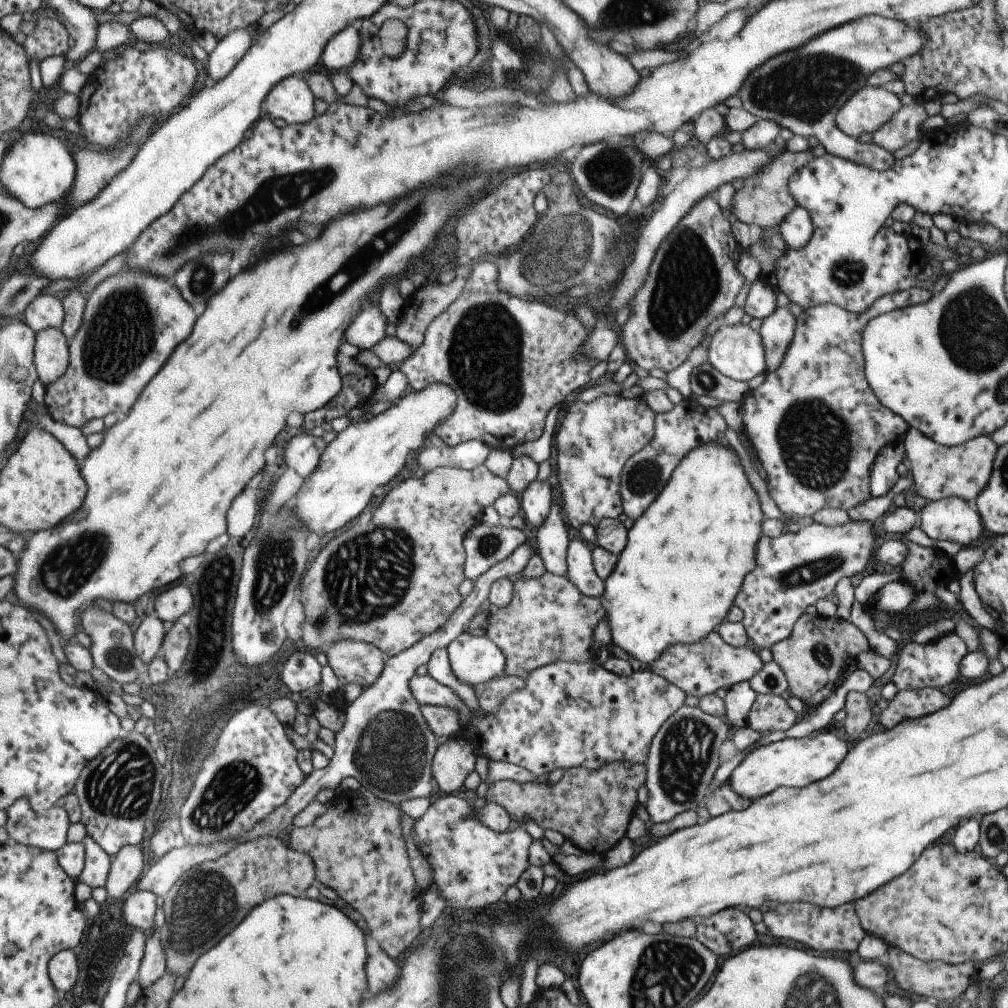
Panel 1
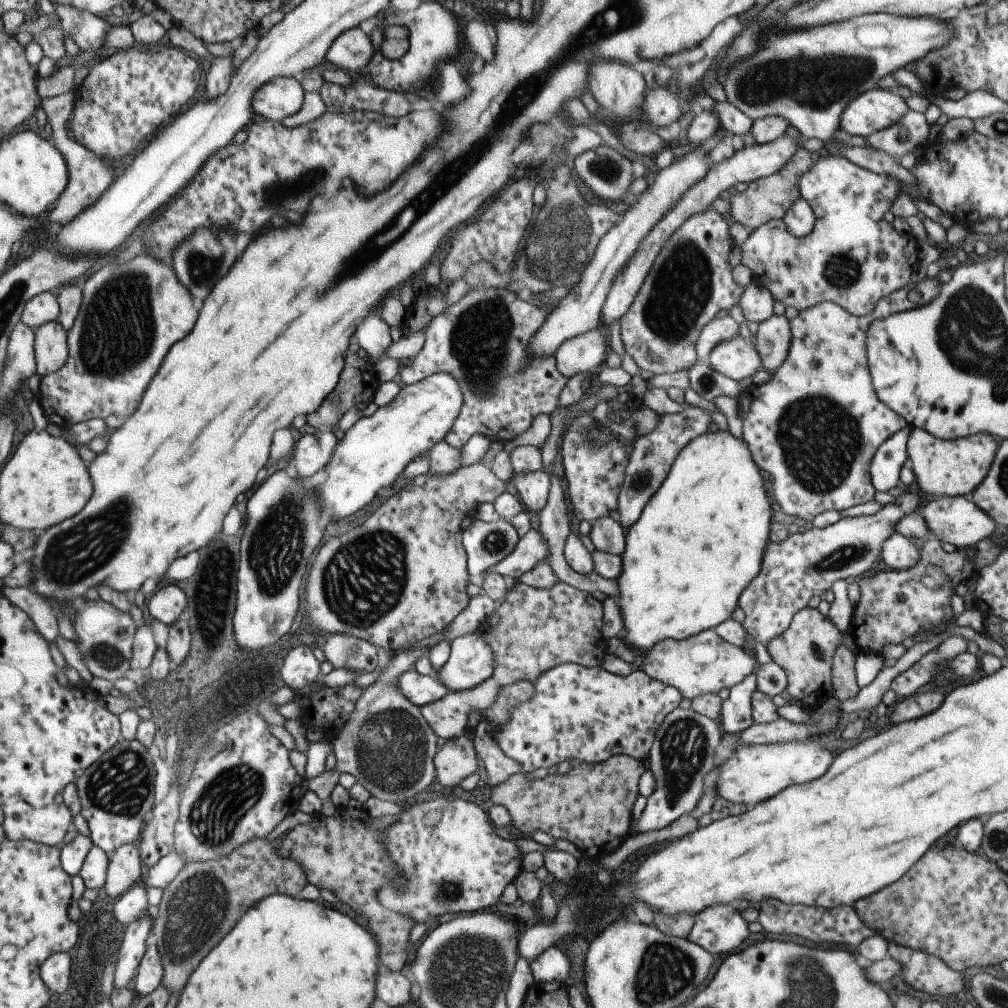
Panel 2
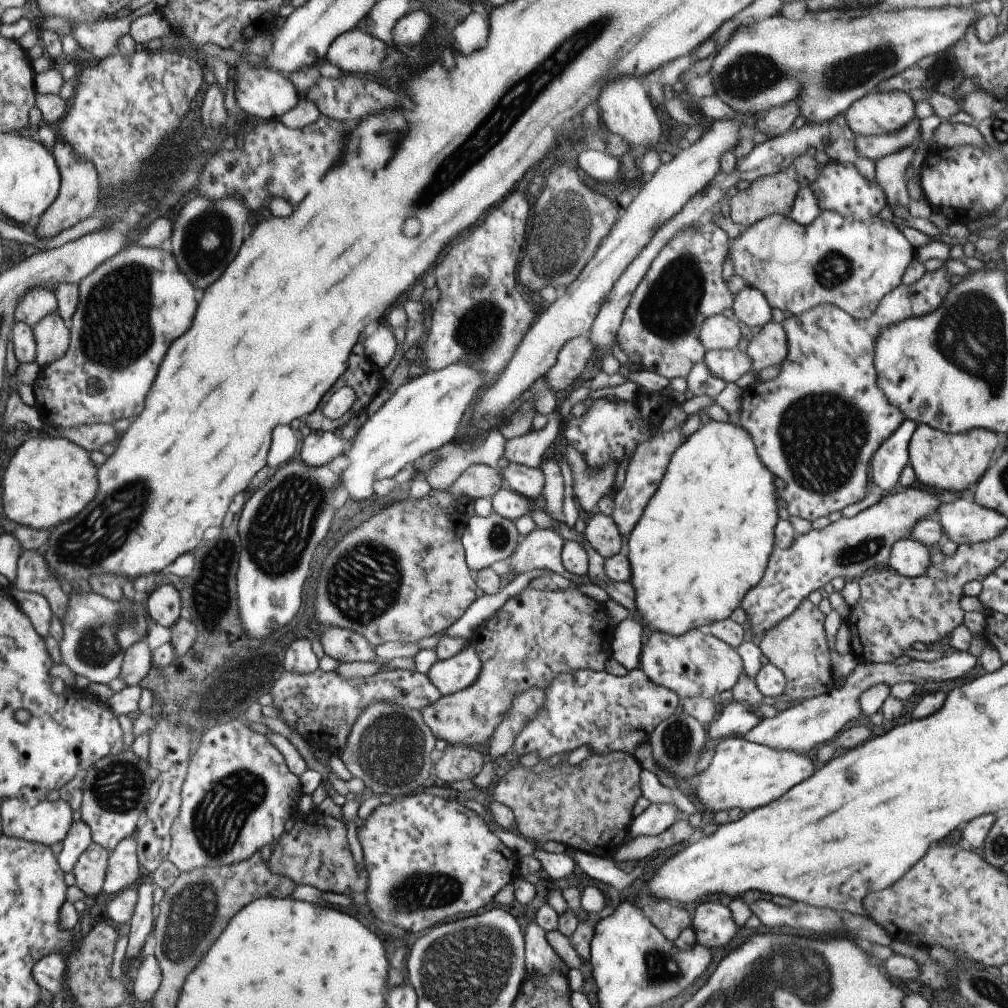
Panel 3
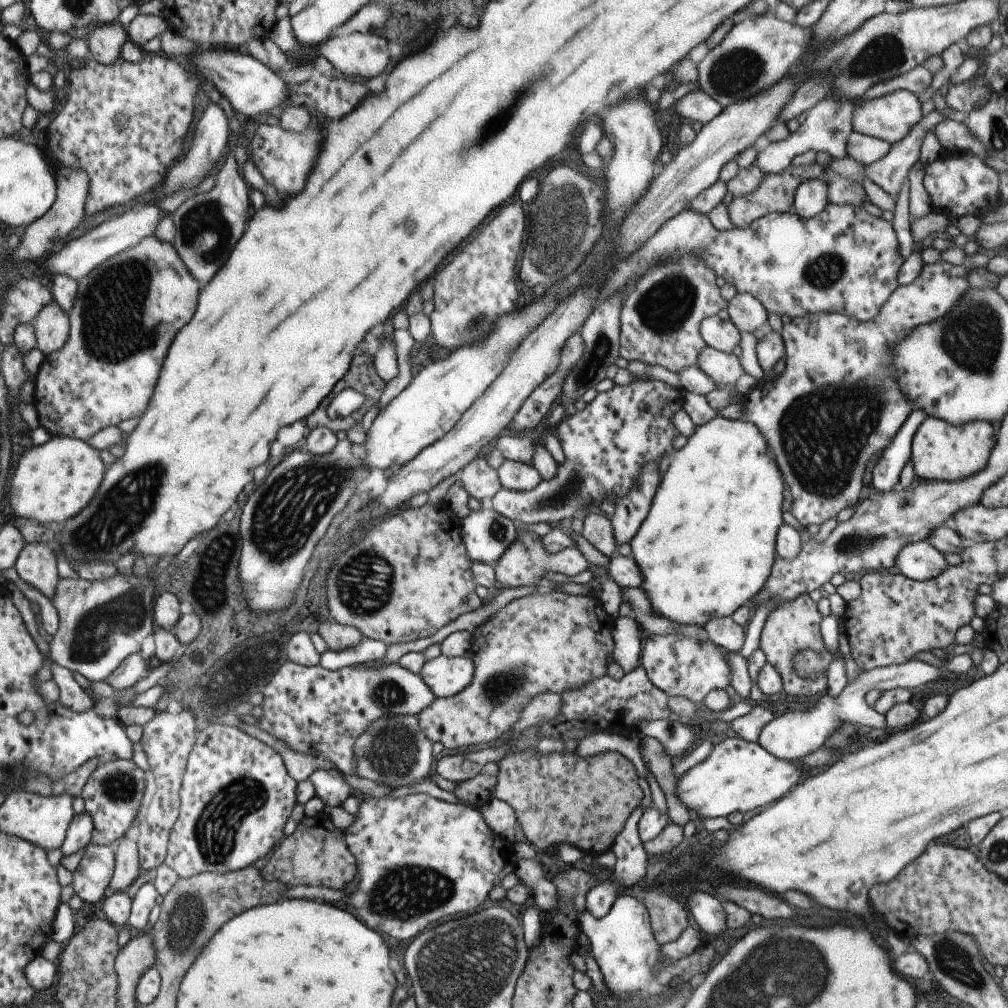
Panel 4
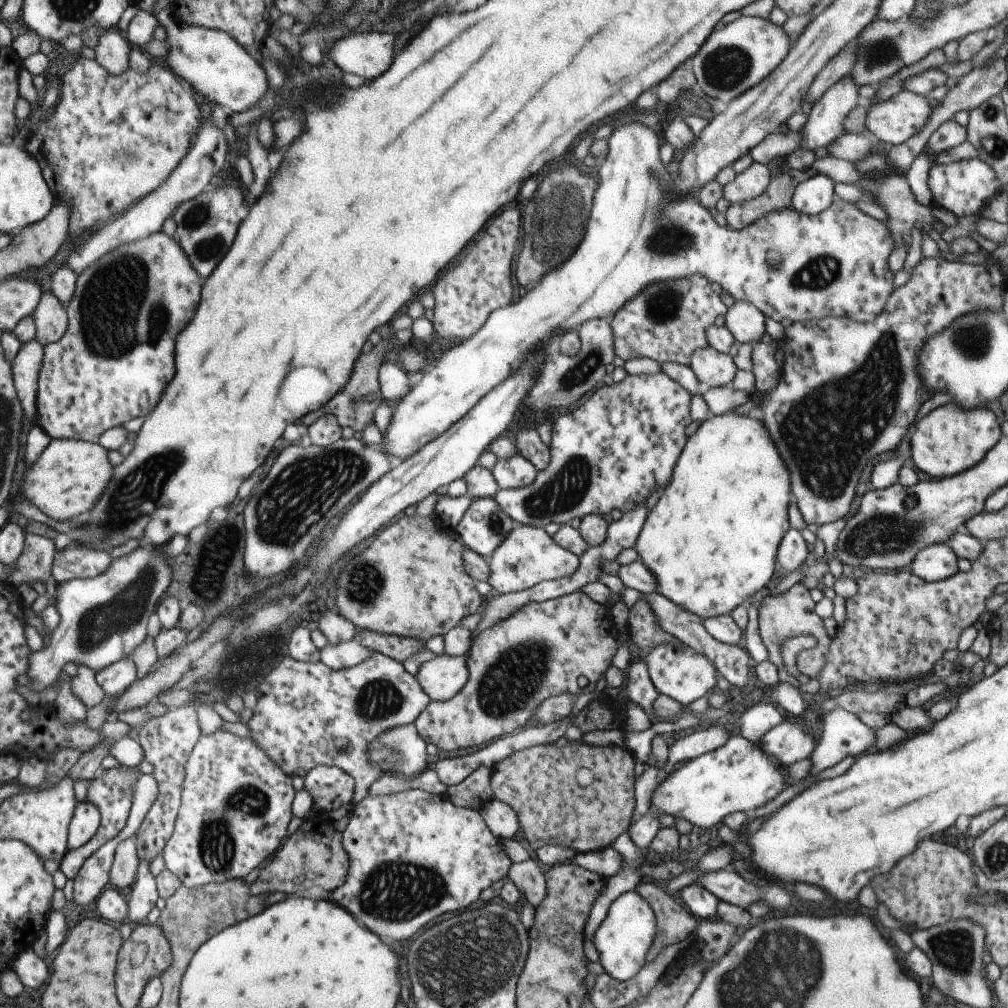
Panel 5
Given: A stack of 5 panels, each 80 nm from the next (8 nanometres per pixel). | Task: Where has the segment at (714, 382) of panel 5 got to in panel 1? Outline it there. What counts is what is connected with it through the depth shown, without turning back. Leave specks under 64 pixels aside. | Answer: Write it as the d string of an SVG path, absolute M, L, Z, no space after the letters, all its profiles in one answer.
M722 324L711 336L707 347L707 362L720 374L735 381L747 383L751 378L764 374L766 361L763 342L759 334L751 329L749 324L735 324L726 326Z

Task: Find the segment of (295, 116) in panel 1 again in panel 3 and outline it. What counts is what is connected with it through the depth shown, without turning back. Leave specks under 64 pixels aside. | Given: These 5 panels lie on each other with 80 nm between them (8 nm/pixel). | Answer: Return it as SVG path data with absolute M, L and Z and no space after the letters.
M239 65L237 72L233 72L233 82L235 82L233 96L237 110L255 120L277 121L283 114L289 112L301 98L289 78L272 70L259 68L259 65Z

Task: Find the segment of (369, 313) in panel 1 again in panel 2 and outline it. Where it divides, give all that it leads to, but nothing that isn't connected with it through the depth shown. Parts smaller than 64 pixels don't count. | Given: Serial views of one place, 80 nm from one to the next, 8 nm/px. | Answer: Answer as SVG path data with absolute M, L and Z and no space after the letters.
M373 314L369 316L369 320L365 320L365 324L361 324L359 330L355 330L353 336L365 354L375 362L385 357L385 350L392 342L387 324Z

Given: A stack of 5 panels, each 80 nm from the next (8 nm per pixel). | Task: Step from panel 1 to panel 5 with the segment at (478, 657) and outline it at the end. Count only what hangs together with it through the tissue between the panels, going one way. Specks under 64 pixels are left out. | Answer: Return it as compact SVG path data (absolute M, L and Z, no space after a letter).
M435 656L419 666L415 680L430 701L450 700L468 680L466 657Z

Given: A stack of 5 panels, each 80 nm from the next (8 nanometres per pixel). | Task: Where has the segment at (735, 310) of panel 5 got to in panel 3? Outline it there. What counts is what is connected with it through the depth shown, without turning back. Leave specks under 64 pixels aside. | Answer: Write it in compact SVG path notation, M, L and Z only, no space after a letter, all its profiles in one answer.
M745 286L735 295L731 310L737 321L741 321L748 328L761 327L771 321L771 306L767 304L763 292L759 292L757 288Z

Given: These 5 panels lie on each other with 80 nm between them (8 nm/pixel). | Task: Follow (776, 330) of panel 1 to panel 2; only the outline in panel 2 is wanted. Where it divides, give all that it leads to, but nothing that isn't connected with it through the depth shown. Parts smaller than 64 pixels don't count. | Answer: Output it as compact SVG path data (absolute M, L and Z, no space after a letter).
M773 314L758 325L753 348L757 350L763 370L772 374L782 364L788 350L791 338L789 320Z

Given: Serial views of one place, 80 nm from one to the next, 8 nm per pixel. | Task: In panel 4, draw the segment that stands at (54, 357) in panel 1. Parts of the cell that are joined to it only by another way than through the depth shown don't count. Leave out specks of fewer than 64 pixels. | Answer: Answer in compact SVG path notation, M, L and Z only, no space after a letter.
M55 300L38 312L33 323L38 336L38 347L46 356L62 349L70 338L70 313Z

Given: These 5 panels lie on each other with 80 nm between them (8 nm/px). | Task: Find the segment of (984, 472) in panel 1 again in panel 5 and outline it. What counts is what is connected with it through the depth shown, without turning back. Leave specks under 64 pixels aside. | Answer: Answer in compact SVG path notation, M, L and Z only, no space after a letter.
M948 403L933 408L927 416L923 416L911 428L909 460L913 461L913 468L923 472L931 479L959 475L961 472L975 467L975 464L978 464L979 460L982 460L983 456L986 456L987 452L997 444L997 440L999 440L999 424L997 424L995 414L988 410L986 406L983 406L983 408L973 408L973 410L959 410L953 404Z

